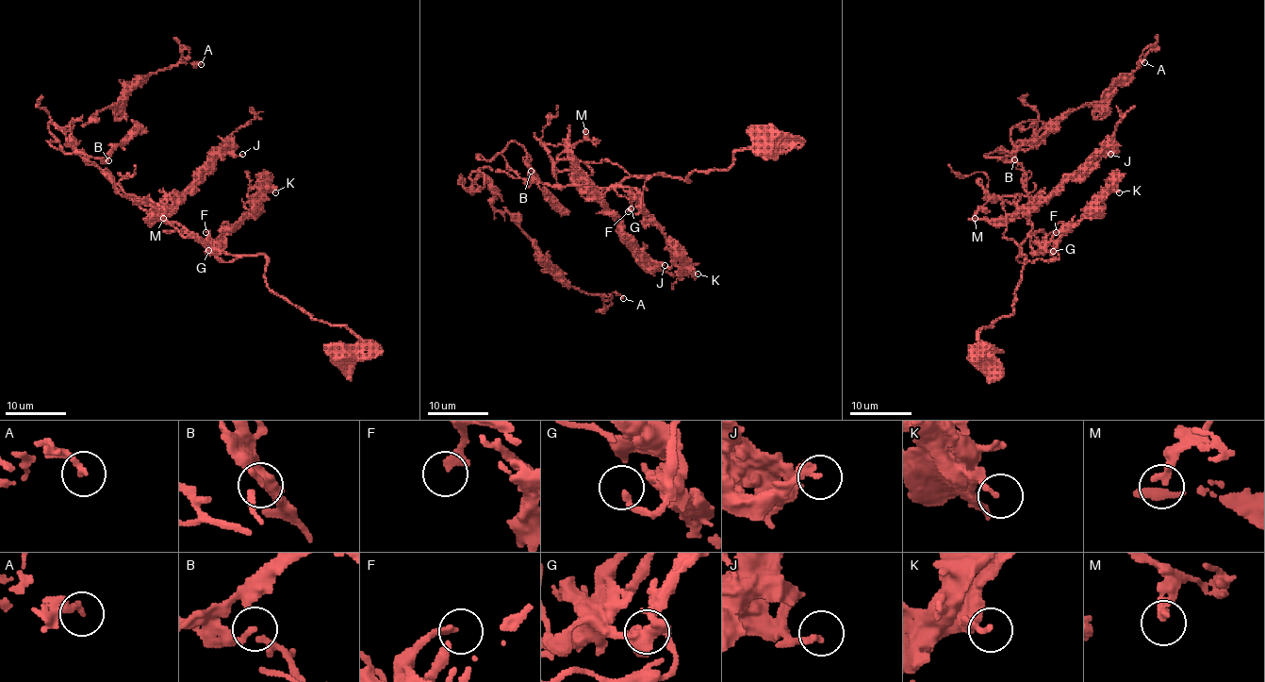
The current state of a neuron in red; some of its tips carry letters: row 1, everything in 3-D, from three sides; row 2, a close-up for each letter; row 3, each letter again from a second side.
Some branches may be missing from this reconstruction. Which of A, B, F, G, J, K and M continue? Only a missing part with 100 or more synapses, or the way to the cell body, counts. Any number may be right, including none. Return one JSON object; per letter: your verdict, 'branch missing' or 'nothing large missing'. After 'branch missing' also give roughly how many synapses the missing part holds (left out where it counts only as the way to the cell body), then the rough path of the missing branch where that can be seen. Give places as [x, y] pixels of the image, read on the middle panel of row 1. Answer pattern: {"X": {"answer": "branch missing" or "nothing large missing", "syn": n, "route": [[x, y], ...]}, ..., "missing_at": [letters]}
{"A": {"answer": "nothing large missing"}, "B": {"answer": "nothing large missing"}, "F": {"answer": "nothing large missing"}, "G": {"answer": "nothing large missing"}, "J": {"answer": "nothing large missing"}, "K": {"answer": "nothing large missing"}, "M": {"answer": "nothing large missing"}, "missing_at": []}

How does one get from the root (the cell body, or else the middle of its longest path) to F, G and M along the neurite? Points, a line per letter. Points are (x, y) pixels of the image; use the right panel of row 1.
F: (983, 354), (979, 331), (1013, 312), (1026, 257), (1019, 246), (1028, 237), (1041, 242), (1056, 232)
G: (983, 354), (979, 331), (1013, 312), (1026, 257), (1017, 258), (1056, 259), (1053, 251)
M: (983, 354), (979, 331), (1013, 312), (1026, 257), (1004, 235), (1000, 200), (990, 200), (975, 218)

